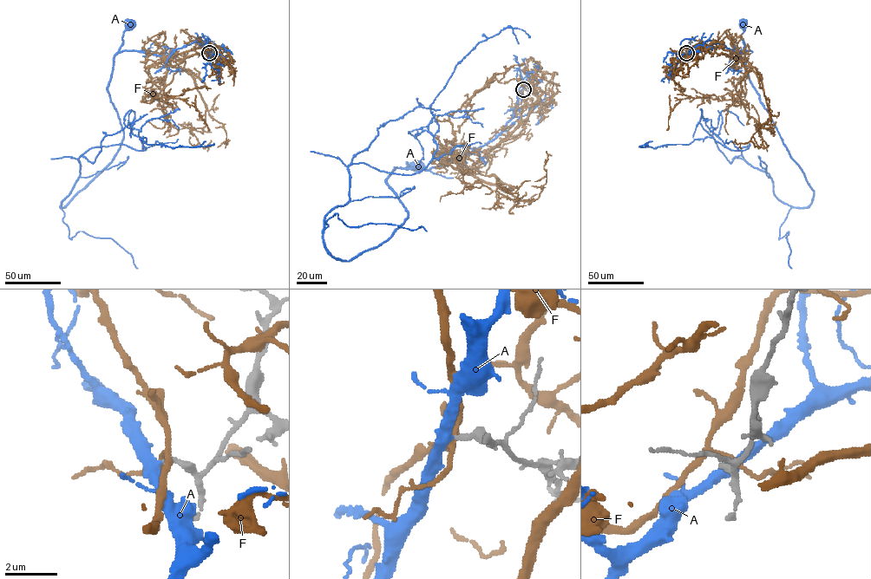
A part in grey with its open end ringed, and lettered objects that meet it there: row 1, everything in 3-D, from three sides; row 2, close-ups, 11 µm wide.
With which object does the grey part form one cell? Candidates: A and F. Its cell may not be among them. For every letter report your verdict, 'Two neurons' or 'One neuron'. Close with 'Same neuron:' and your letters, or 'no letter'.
A: One neuron
F: Two neurons
Same neuron: A

